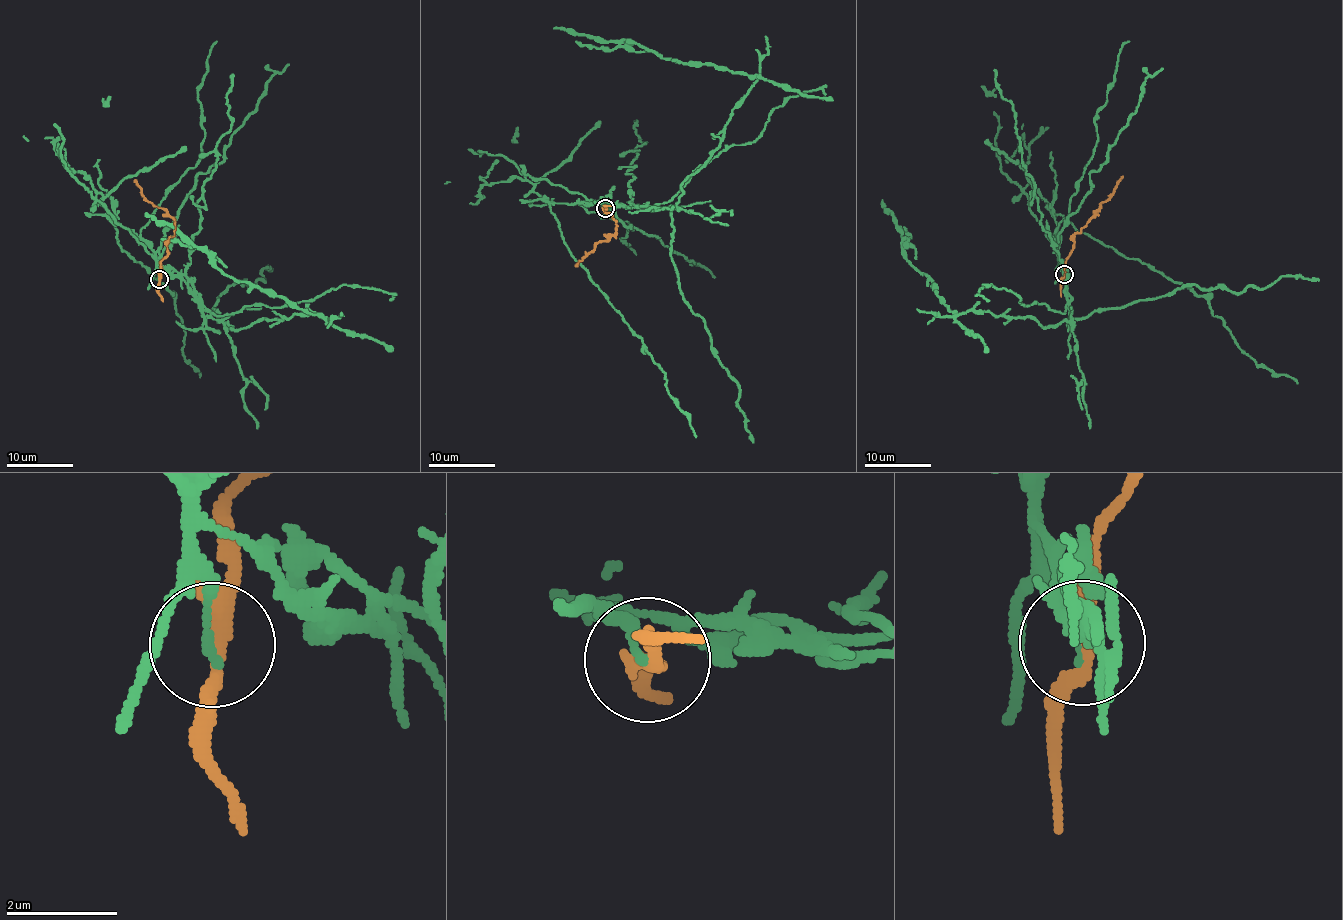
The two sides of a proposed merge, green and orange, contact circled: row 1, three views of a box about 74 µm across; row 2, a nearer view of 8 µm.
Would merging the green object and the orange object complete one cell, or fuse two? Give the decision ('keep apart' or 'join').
keep apart

